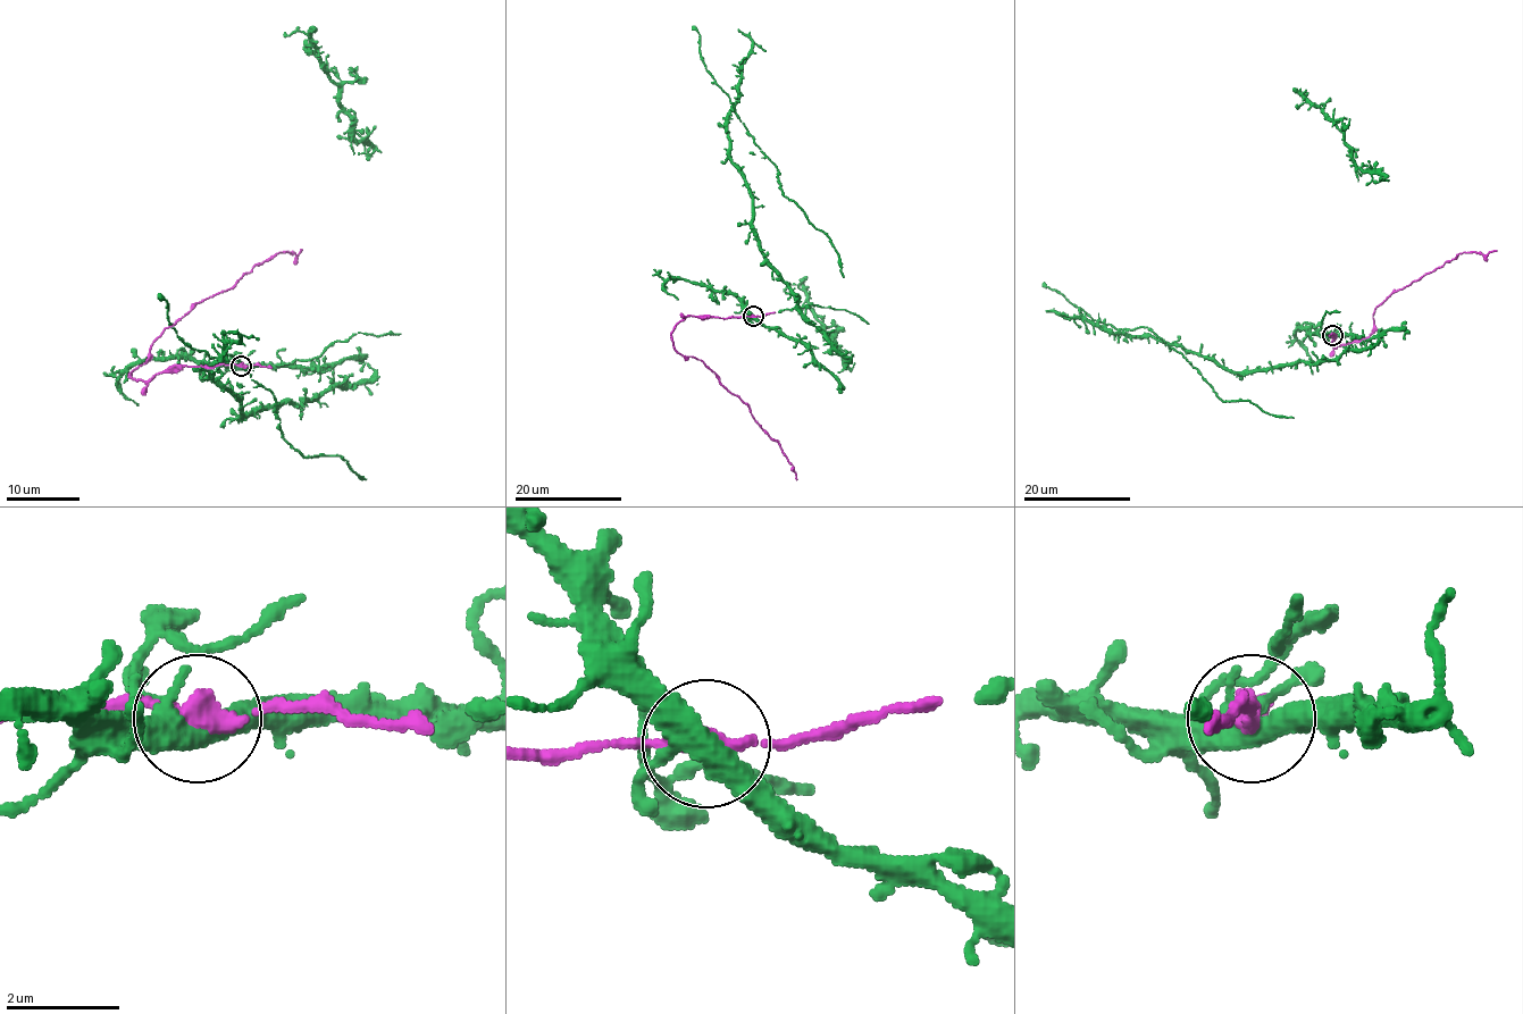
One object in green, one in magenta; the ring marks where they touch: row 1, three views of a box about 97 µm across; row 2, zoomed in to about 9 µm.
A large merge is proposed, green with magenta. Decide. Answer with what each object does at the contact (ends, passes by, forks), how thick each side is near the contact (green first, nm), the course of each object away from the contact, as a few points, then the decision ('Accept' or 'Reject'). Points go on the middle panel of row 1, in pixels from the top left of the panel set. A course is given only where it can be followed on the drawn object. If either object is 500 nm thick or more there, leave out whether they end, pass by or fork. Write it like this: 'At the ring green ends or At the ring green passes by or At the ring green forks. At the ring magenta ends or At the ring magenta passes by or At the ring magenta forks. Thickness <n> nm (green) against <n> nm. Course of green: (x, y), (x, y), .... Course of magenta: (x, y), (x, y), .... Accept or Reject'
At the ring green forks. At the ring magenta passes by. Thickness 400 nm (green) against 300 nm. Course of green: (752, 316), (829, 345), (762, 251), (749, 187), (729, 154), (733, 108), (844, 277). Course of magenta: (753, 316), (684, 317), (671, 333), (672, 345), (685, 357), (695, 357), (749, 408), (777, 443), (796, 480). Accept

